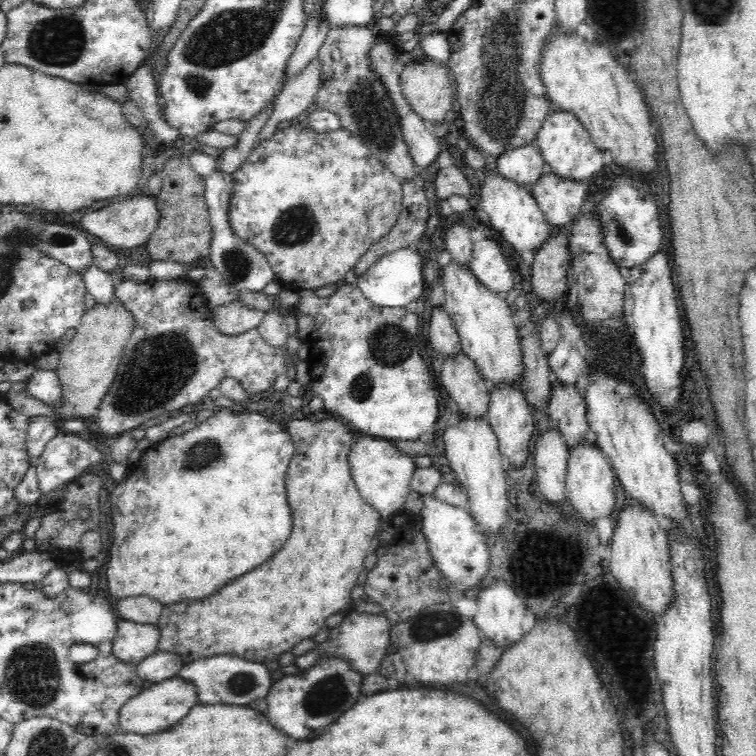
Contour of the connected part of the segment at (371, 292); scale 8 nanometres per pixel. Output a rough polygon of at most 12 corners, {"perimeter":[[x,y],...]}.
{"perimeter":[[414,248],[386,253],[357,276],[374,306],[413,305],[422,294]]}

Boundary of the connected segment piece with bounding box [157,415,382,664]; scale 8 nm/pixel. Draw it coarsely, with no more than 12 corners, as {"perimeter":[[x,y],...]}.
{"perimeter":[[334,416],[289,420],[292,534],[158,651],[274,664],[351,604],[382,517]]}

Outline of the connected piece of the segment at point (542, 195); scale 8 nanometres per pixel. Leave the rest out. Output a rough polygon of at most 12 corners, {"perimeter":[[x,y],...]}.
{"perimeter":[[550,170],[530,189],[552,228],[582,212],[582,180]]}

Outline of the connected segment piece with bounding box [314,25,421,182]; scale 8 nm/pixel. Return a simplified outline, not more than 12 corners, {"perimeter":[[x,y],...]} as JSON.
{"perimeter":[[364,25],[328,31],[314,104],[402,182],[413,168]]}

